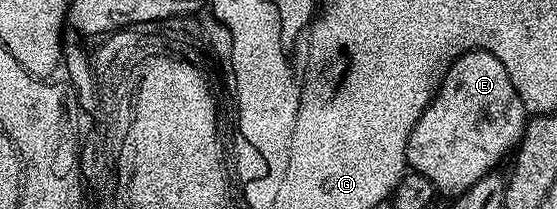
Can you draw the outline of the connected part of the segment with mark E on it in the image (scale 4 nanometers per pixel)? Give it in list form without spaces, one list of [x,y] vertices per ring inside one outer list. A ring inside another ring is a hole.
[[[469,51],[464,53],[448,69],[438,87],[434,99],[424,109],[420,121],[416,121],[416,129],[408,137],[406,162],[417,174],[428,177],[432,185],[439,191],[461,193],[469,191],[476,181],[491,174],[494,167],[506,154],[513,152],[522,141],[526,132],[528,112],[522,98],[516,93],[512,81],[508,77],[508,69],[492,53],[487,51]]]

